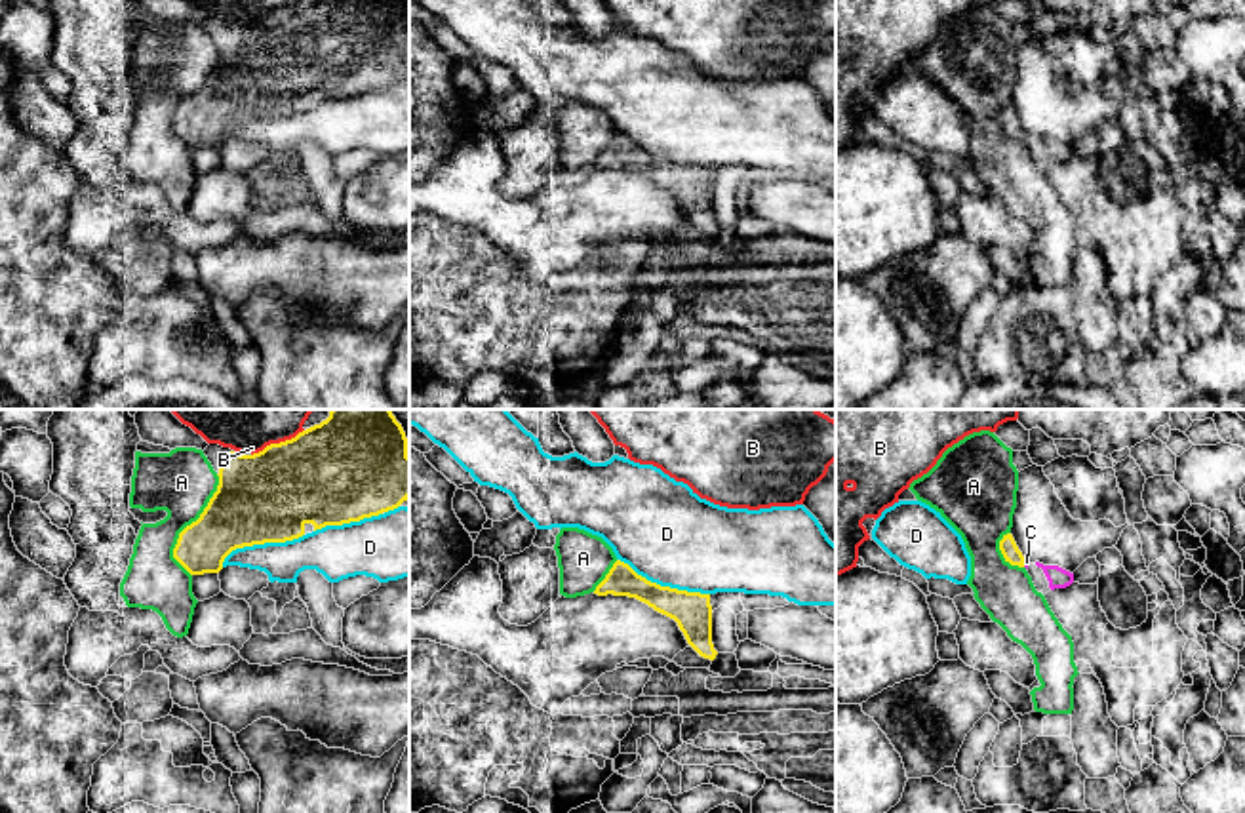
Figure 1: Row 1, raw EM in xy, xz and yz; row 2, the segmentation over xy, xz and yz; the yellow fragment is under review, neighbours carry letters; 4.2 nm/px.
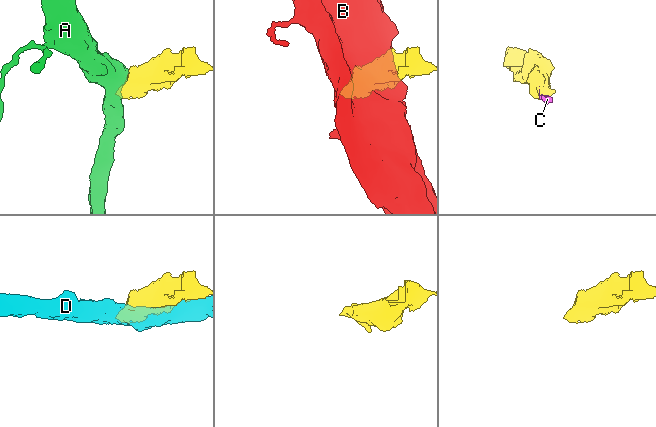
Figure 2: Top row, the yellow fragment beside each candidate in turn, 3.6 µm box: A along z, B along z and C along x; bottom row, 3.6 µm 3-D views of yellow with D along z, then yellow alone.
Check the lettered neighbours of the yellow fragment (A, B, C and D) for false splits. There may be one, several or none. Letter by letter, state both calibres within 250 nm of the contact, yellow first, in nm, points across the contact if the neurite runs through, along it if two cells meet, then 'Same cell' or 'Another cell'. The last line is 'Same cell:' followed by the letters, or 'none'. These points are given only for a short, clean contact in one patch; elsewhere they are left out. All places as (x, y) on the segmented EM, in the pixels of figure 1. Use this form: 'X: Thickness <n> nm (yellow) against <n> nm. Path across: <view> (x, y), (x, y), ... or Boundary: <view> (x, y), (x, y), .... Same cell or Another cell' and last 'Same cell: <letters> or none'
A: Thickness 300 nm (yellow) against 280 nm. Another cell
B: Thickness 420 nm (yellow) against 360 nm. Another cell
C: Thickness 70 nm (yellow) against 20 nm. Path across: yz (1007, 545), (1025, 562), (1027, 562). Same cell
D: Thickness 160 nm (yellow) against 420 nm. Another cell
Same cell: C

